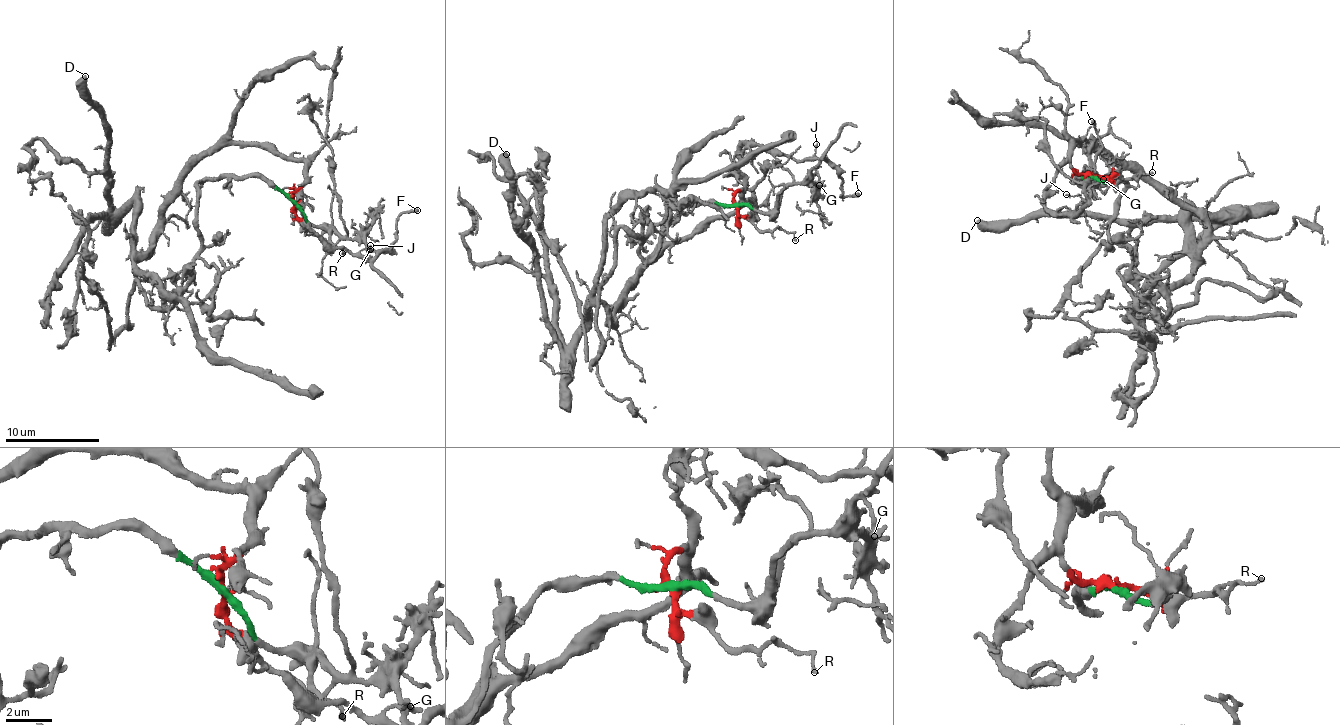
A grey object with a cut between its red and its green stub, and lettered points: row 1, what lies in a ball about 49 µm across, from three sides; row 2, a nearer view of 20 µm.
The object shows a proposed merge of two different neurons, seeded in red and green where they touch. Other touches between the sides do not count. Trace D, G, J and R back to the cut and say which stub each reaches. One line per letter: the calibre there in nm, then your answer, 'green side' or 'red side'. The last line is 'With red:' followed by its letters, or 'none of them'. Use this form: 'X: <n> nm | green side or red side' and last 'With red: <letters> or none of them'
D: 600 nm | red side
G: 240 nm | green side
J: 140 nm | red side
R: 120 nm | red side
With red: D, J, R

